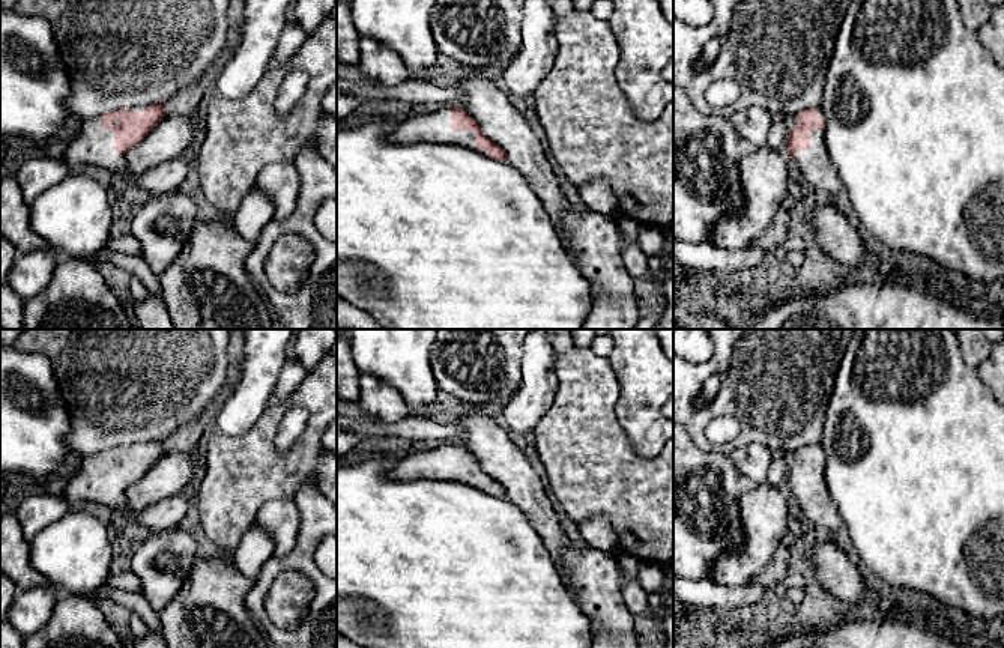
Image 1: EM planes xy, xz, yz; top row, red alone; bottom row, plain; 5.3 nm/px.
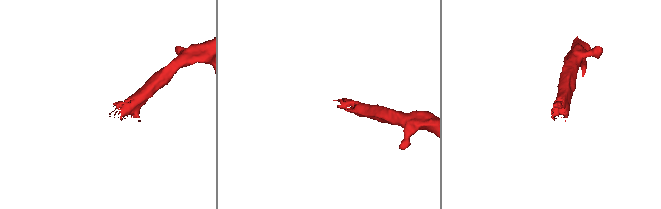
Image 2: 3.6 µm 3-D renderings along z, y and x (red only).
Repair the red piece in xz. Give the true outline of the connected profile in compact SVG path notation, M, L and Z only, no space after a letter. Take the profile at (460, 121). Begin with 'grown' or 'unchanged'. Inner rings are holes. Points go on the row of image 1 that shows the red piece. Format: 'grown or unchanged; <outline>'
grown; M448 107L433 113L421 113L389 131L388 141L448 143L476 150L493 159L507 161L505 150L485 137L476 120L463 108Z

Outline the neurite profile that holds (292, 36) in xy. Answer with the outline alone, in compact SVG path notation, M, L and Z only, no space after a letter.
M295 23L284 26L268 71L280 69L292 60L307 39L307 33Z

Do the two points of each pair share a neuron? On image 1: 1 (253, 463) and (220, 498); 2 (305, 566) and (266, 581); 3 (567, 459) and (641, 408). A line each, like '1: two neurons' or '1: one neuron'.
1: one neuron
2: one neuron
3: two neurons

